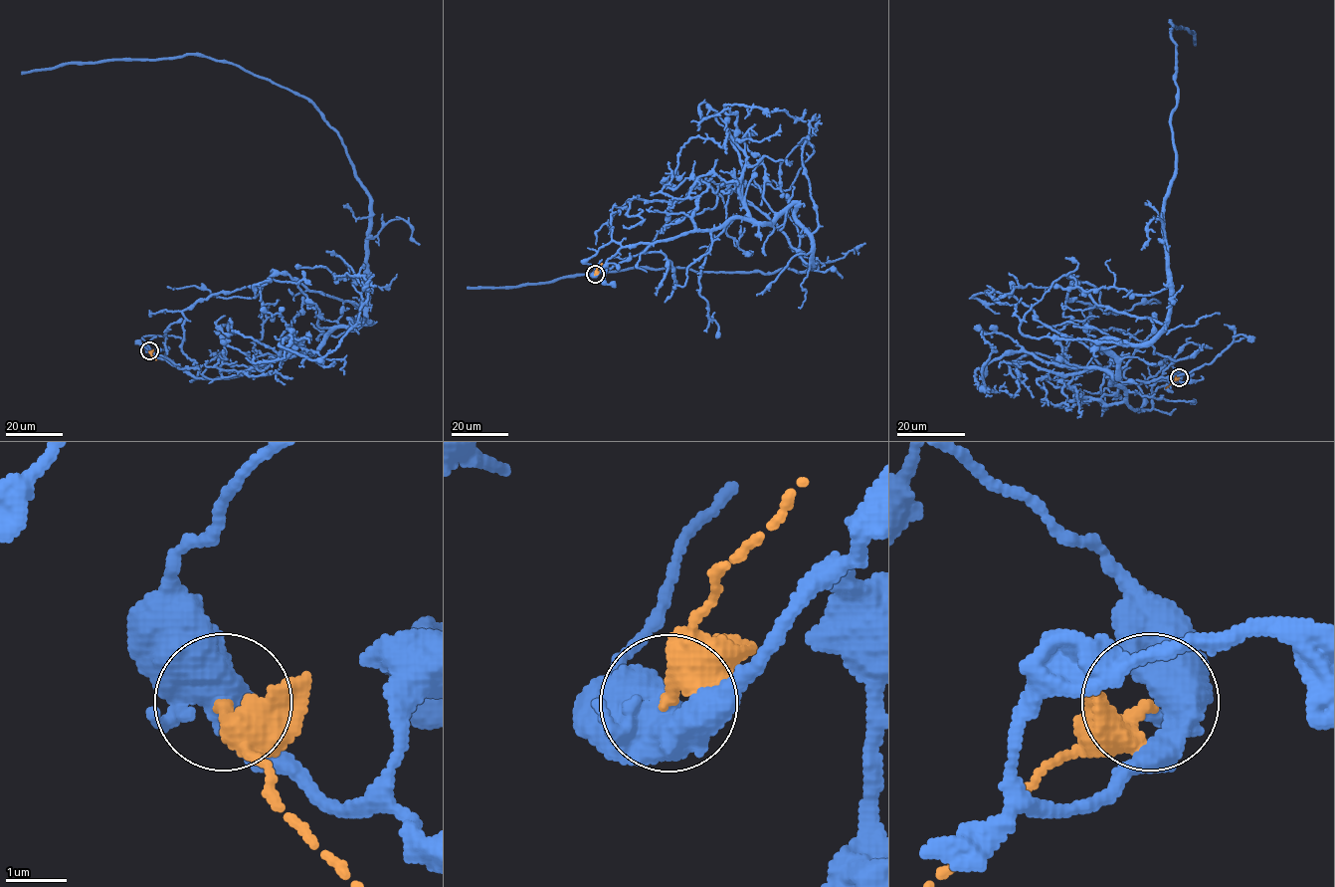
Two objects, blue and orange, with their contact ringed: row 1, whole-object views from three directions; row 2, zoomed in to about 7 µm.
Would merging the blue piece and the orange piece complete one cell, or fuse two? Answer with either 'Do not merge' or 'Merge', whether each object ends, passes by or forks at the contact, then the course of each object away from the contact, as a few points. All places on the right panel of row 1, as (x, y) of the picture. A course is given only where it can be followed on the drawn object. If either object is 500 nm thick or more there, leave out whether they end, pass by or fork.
Do not merge. Course of blue: (1178, 376), (1135, 410), (1111, 383), (1116, 359), (1093, 348), (1147, 343), (1170, 311), (1170, 22), (1195, 45). Course of orange: (1178, 377), (1166, 387)

